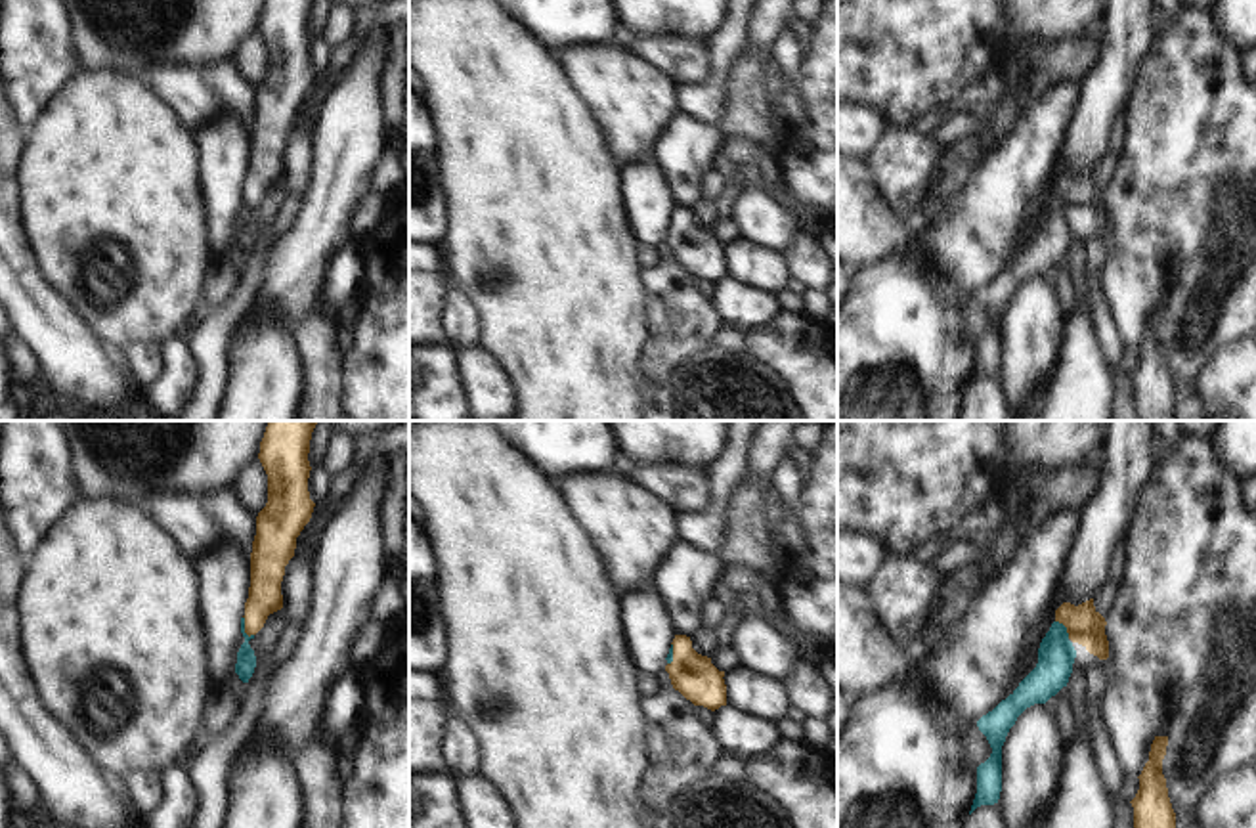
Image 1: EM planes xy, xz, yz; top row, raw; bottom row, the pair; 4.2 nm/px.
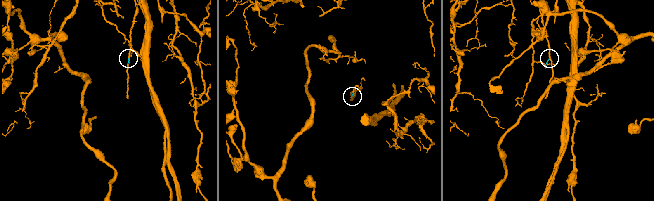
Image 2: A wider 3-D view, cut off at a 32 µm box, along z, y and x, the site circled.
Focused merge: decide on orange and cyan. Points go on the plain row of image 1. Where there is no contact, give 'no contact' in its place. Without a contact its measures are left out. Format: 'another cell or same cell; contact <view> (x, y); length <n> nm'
same cell; contact xy (245, 199); length 100 nm

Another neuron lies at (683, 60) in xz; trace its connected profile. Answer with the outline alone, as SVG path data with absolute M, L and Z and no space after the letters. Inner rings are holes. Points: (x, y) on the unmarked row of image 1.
M617 29L612 46L642 59L673 84L700 84L709 78L707 46L704 38L679 34L640 34Z

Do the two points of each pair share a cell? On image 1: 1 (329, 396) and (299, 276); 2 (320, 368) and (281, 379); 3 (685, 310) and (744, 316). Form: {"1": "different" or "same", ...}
{"1": "different", "2": "different", "3": "different"}

